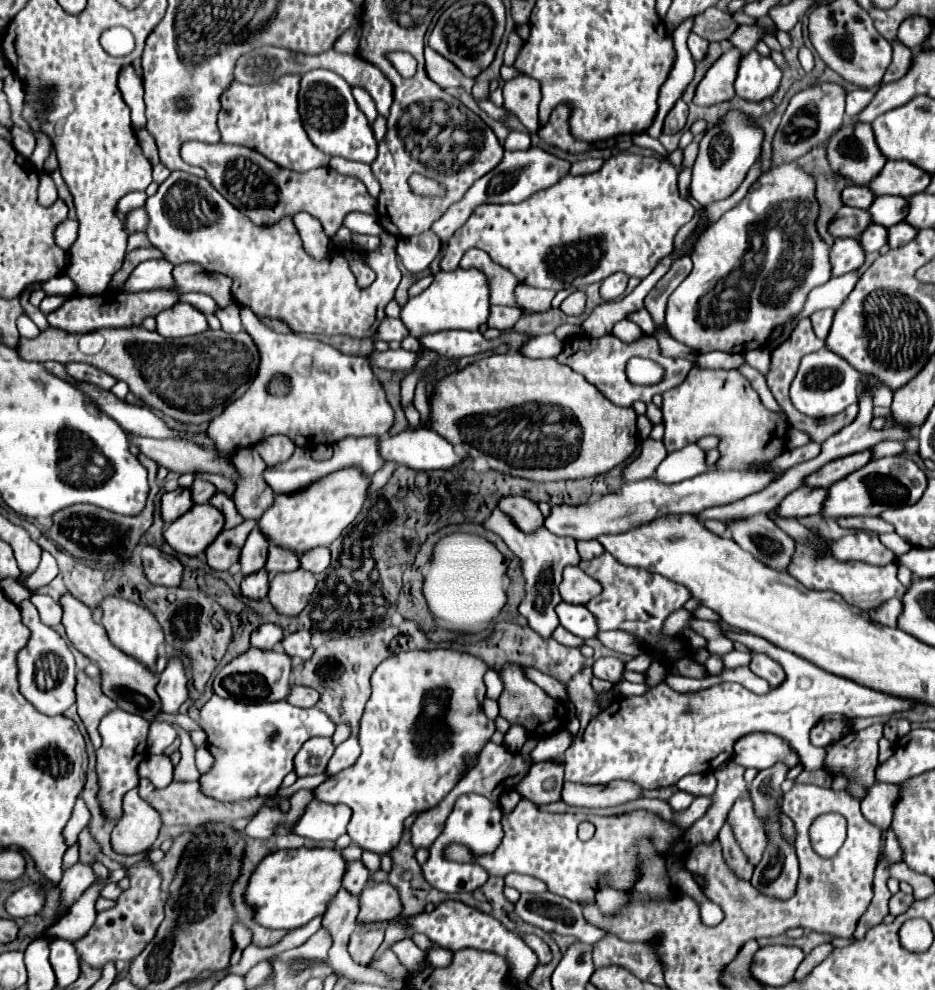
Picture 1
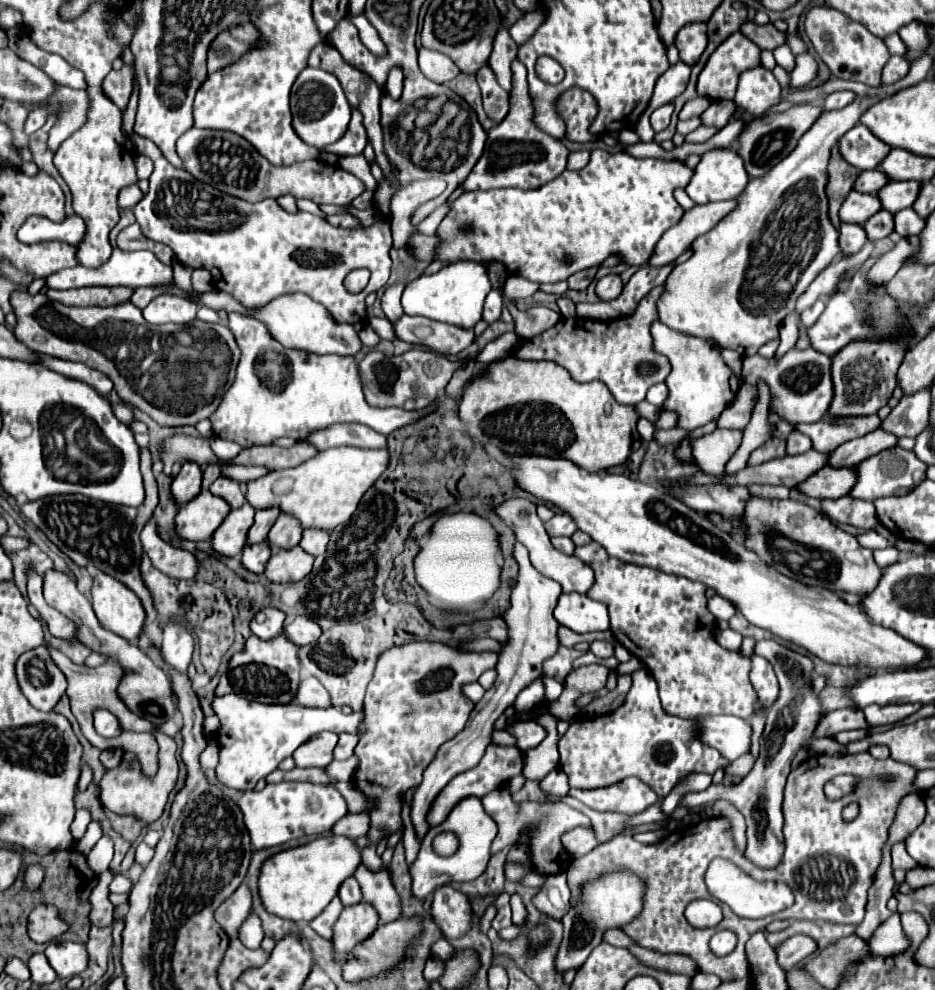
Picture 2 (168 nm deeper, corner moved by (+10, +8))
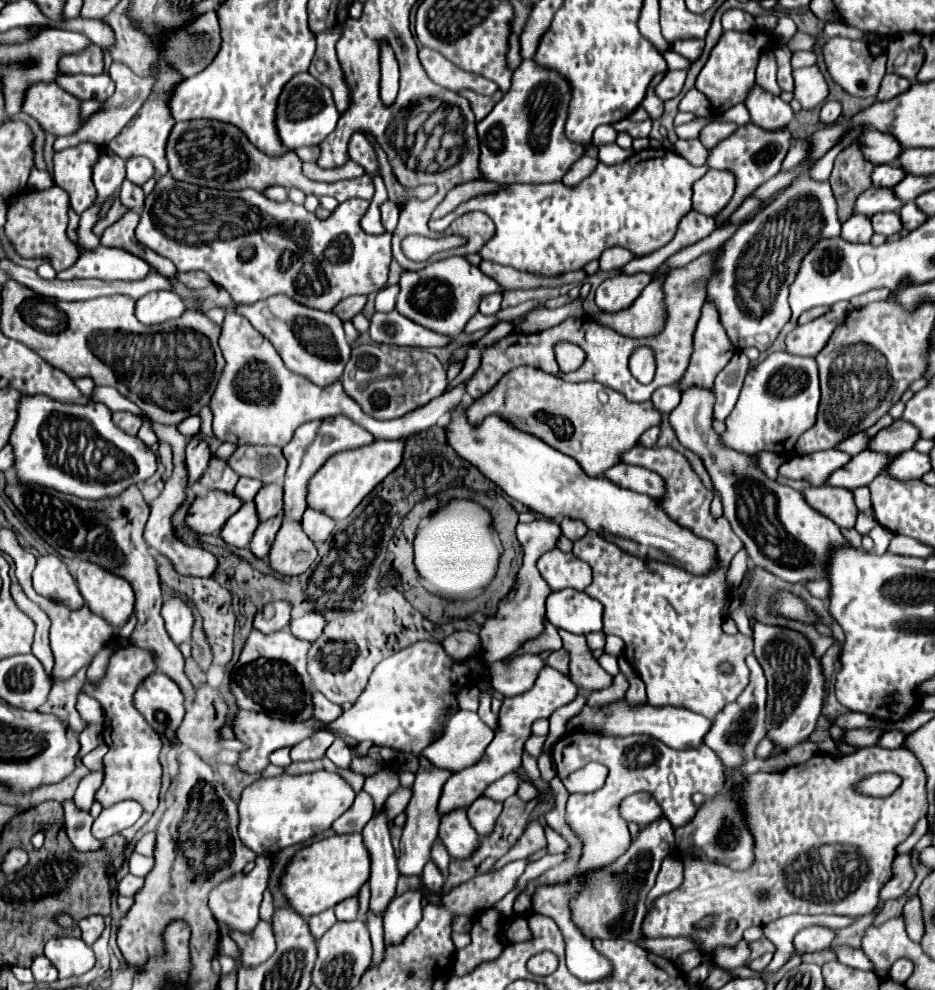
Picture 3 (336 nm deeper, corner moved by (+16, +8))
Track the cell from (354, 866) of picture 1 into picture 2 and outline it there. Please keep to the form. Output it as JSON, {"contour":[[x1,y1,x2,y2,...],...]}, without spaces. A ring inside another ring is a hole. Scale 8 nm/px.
{"contour":[[348,877,344,883,342,883,342,889,338,893,340,901,344,907,350,907,350,905,356,905,362,901,362,891,360,891,360,885,354,877]]}

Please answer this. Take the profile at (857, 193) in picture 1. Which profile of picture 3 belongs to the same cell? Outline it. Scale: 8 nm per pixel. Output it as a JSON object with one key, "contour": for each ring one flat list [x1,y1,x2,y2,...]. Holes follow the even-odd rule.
{"contour":[[876,165,872,171,872,185,874,187,894,187,904,179,904,171,898,165]]}

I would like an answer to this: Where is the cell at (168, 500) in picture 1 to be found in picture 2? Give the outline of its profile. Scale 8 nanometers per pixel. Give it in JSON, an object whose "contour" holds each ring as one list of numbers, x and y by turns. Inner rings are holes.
{"contour":[[186,461,182,473,178,473,172,481,172,495,176,503,188,503,202,489,202,469,194,461]]}

